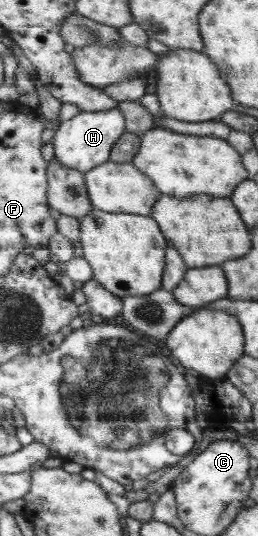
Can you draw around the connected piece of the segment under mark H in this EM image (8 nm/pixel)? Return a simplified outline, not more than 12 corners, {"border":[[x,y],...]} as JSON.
{"border":[[120,108],[83,111],[51,134],[55,159],[84,173],[127,132]]}

